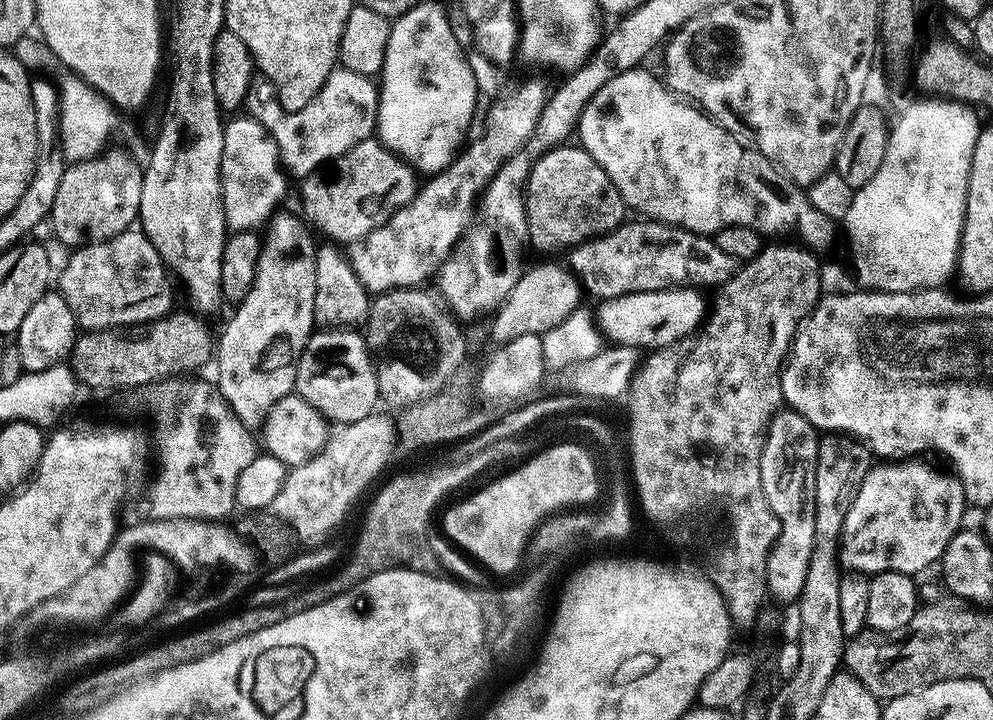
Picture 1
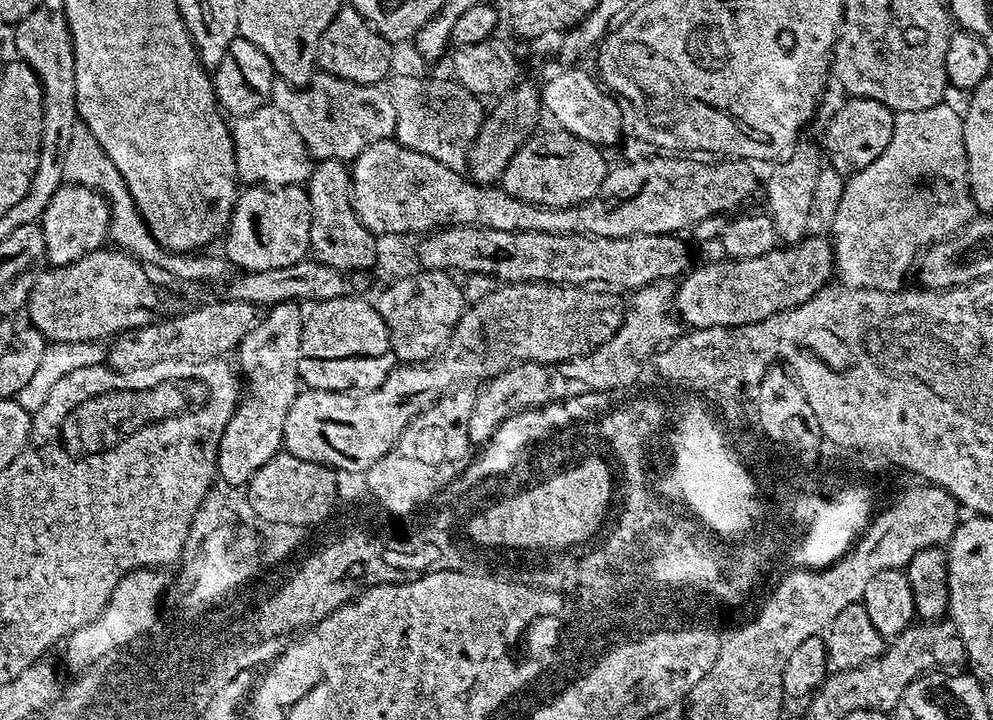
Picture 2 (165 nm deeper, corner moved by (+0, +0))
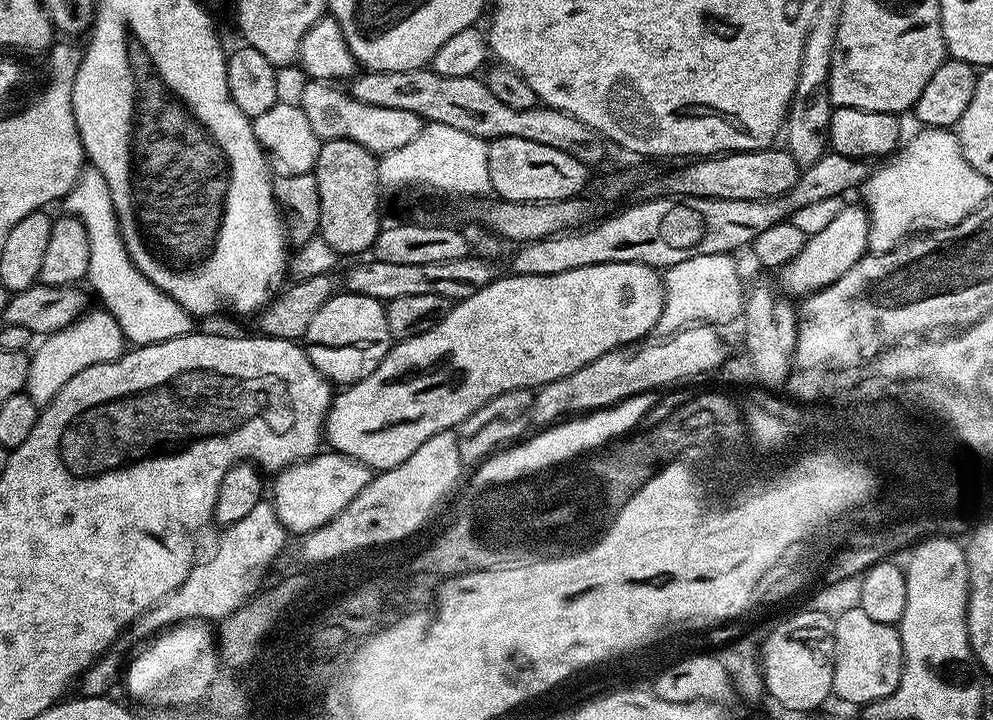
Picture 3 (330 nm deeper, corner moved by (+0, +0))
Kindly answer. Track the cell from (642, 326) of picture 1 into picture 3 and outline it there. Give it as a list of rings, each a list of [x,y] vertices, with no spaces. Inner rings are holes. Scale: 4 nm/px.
[[[845,203],[832,222],[827,223],[821,231],[809,235],[798,255],[790,258],[790,262],[786,262],[779,268],[779,287],[789,297],[803,298],[830,286],[830,282],[838,282],[838,278],[842,278],[842,274],[846,274],[846,270],[850,270],[850,266],[858,263],[869,251],[868,209],[859,203],[856,204]]]

